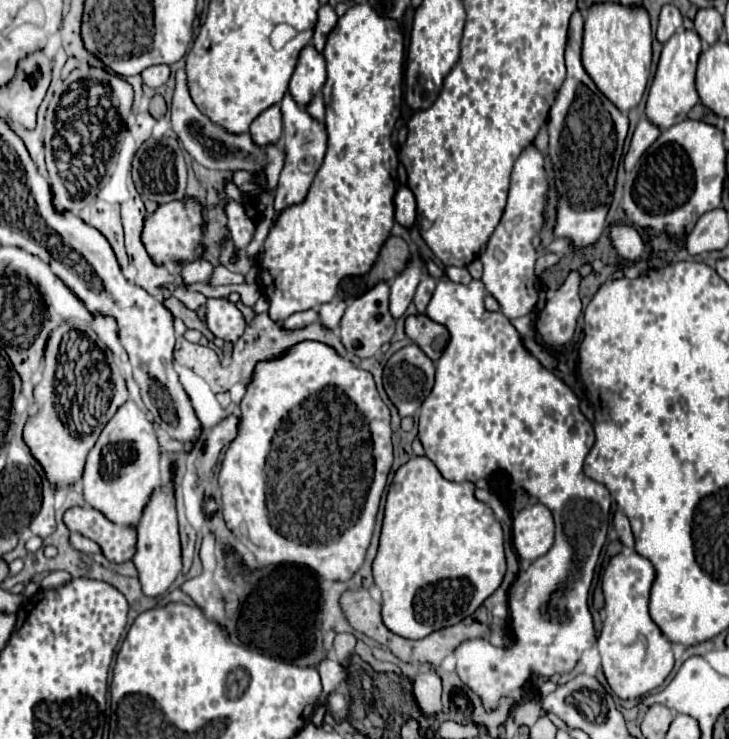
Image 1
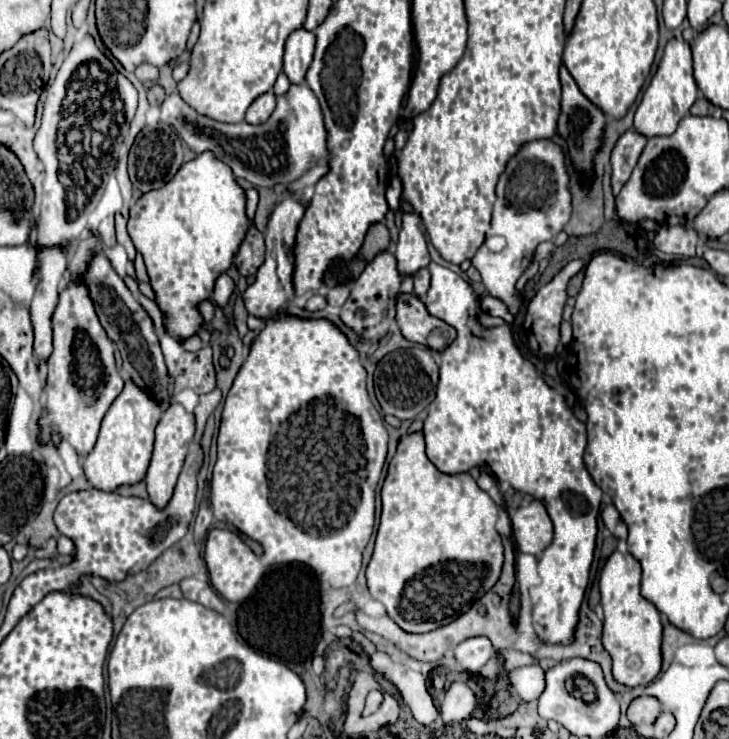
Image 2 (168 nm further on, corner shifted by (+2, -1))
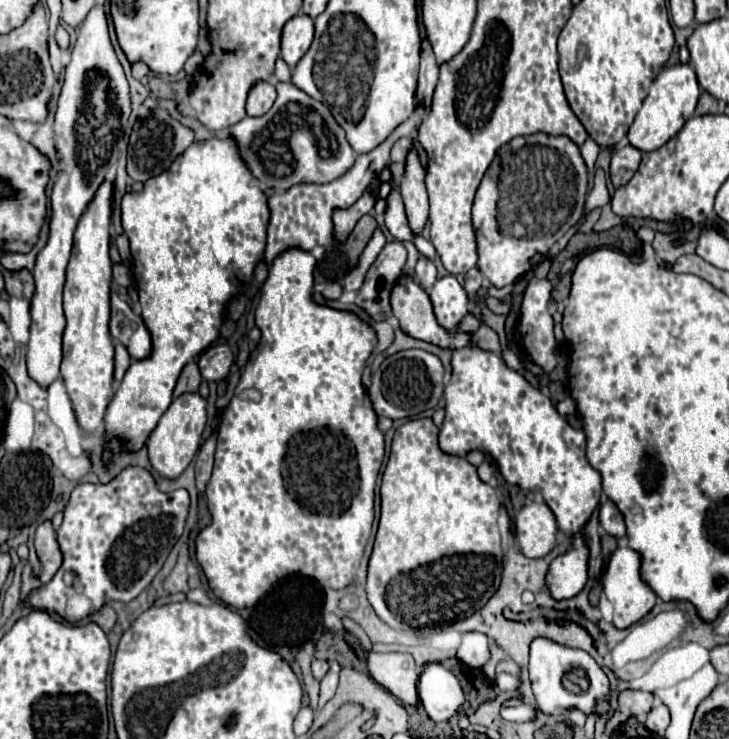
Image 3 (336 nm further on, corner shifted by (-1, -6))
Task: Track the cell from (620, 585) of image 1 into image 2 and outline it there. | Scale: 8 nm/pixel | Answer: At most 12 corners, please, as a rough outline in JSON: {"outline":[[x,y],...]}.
{"outline":[[612,552],[600,572],[602,644],[630,688],[662,668],[662,618],[640,564]]}

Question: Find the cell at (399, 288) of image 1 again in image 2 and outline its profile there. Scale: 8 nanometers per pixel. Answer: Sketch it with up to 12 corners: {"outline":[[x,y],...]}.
{"outline":[[404,212],[396,258],[400,274],[428,266],[418,212]]}

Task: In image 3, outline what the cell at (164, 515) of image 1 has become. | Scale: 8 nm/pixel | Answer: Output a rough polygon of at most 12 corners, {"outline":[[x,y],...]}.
{"outline":[[173,399],[147,441],[161,477],[177,479],[199,449],[207,403]]}

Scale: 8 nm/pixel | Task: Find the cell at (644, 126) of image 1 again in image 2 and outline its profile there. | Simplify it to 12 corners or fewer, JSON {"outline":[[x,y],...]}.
{"outline":[[628,130],[612,150],[614,196],[630,178],[646,138]]}

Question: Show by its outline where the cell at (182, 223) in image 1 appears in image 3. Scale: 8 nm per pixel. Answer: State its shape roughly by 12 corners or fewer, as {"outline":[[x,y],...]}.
{"outline":[[233,139],[121,201],[153,353],[105,415],[145,447],[181,369],[263,259],[267,197]]}

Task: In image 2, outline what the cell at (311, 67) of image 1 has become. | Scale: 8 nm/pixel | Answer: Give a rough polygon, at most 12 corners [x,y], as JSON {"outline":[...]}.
{"outline":[[298,28],[286,38],[282,70],[304,82],[314,32]]}

